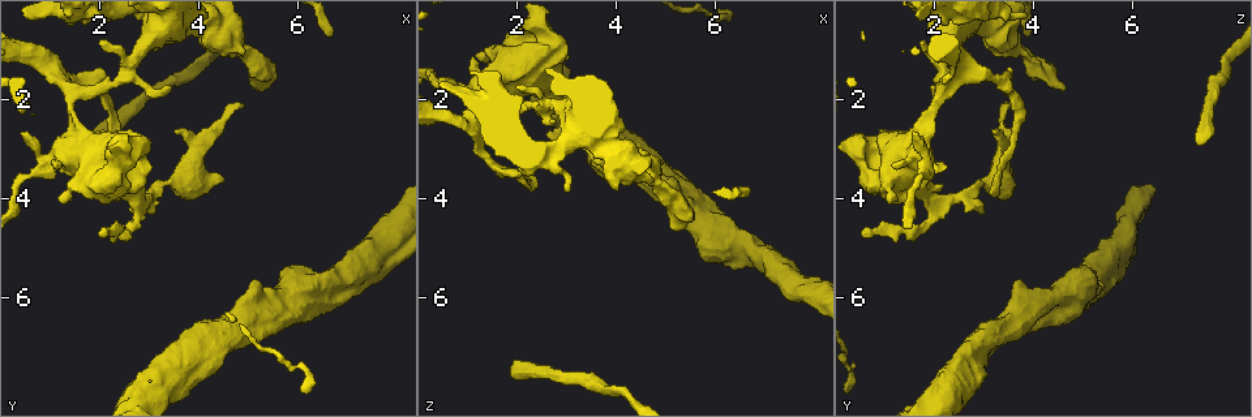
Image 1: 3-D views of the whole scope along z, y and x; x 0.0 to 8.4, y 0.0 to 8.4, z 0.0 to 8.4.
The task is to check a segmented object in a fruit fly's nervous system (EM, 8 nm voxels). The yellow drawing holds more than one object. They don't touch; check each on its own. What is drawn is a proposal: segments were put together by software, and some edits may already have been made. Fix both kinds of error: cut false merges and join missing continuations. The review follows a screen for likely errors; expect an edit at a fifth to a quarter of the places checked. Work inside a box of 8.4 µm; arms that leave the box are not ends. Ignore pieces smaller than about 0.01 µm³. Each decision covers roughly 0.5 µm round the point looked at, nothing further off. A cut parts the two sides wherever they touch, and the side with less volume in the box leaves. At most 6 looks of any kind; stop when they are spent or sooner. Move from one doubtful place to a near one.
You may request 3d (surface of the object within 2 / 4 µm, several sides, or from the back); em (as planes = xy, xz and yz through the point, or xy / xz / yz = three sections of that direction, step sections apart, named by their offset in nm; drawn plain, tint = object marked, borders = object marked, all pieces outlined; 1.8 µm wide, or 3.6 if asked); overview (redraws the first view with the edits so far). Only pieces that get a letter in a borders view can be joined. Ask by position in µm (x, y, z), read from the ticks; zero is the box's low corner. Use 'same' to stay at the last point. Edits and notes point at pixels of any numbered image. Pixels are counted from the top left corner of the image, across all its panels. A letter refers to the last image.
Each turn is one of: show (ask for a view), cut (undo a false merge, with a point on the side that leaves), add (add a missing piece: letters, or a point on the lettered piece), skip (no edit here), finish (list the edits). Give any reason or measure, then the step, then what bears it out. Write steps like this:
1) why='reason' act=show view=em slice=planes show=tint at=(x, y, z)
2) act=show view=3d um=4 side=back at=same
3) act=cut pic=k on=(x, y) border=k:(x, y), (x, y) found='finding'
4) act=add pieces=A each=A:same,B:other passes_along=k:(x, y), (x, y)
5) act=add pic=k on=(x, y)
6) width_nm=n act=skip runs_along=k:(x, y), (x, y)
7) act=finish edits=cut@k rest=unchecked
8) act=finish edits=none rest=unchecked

why='a narrow waist' act=show view=em um=3.6 slice=xz step=16 show=tint at=(2.60, 1.50, 2.15)

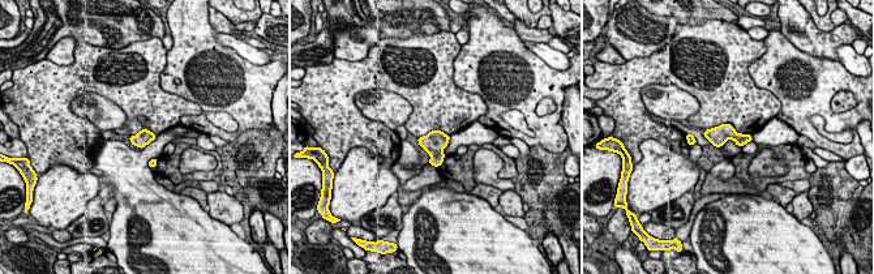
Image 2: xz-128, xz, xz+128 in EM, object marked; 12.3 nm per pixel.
why='another direction' act=show view=em um=3.6 slice=planes show=borders at=same

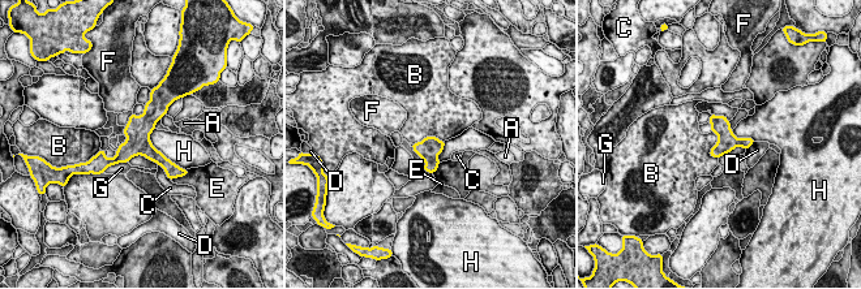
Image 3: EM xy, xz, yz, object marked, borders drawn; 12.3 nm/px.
act=skip each=A:other,B:other,C:other,D:other,E:other,F:other,G:other,H:other runs_along=3:(150, 108), (137, 138), (107, 163) found='continuous, no second cell'

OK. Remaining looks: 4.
why='an open end' act=show view=3d um=2 at=(1.85, 2.95, 7.40)

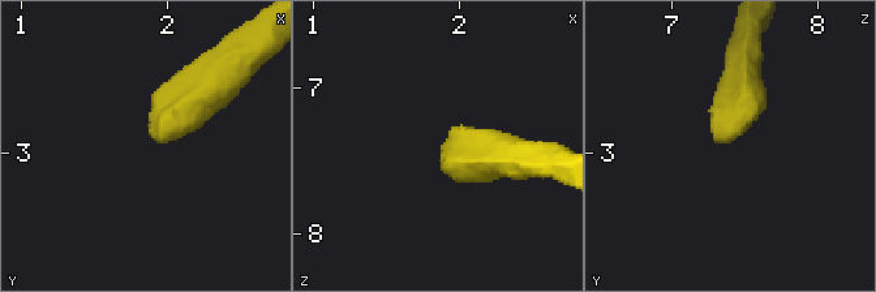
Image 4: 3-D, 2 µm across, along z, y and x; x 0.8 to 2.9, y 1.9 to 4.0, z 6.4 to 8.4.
act=show view=em slice=xz step=4 show=tint at=(1.92, 2.90, 7.36)

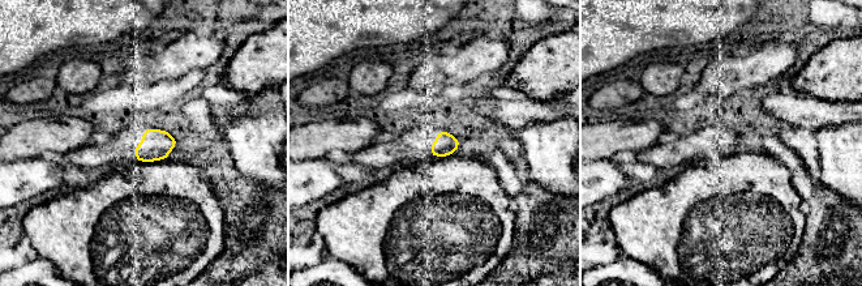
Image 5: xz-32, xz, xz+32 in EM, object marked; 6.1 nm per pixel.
why='another direction' act=show view=em slice=planes show=borders at=same

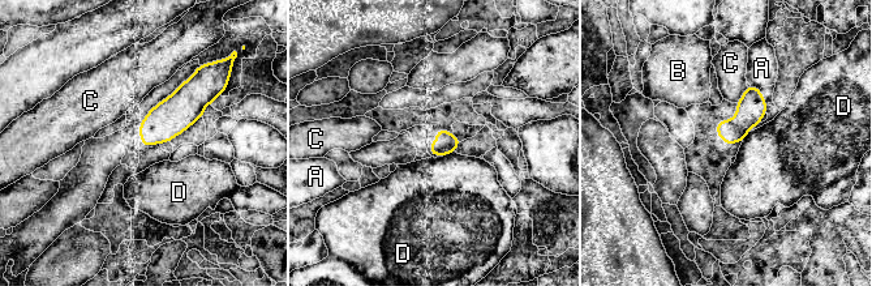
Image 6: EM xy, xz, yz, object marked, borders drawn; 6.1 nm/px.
width_nm=140 act=skip each=A:other,B:other,C:other,D:other border=6:(455, 152), (442, 157) found='no lettered piece goes on from it'

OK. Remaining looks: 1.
act=finish edits=none rest=unchecked

